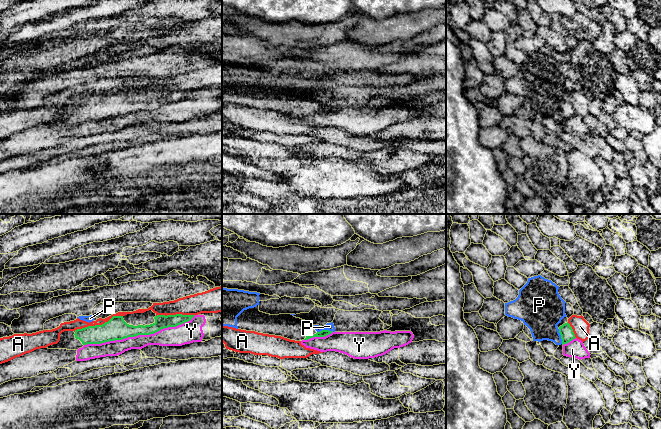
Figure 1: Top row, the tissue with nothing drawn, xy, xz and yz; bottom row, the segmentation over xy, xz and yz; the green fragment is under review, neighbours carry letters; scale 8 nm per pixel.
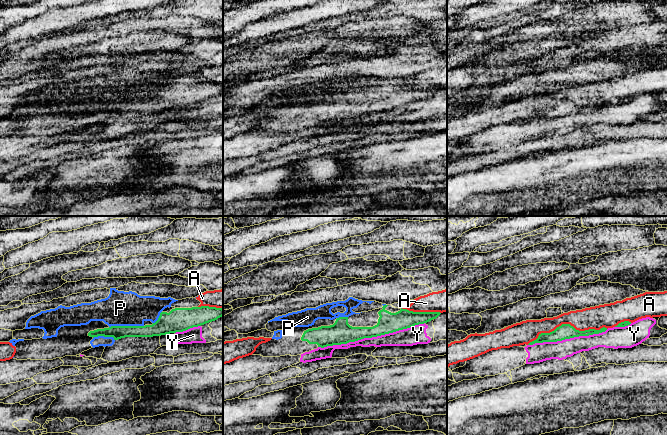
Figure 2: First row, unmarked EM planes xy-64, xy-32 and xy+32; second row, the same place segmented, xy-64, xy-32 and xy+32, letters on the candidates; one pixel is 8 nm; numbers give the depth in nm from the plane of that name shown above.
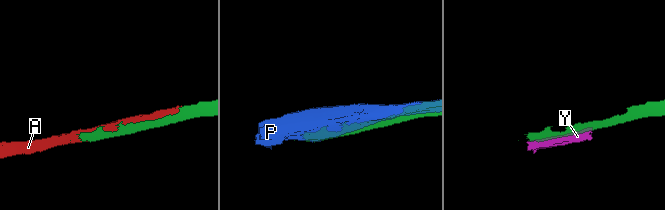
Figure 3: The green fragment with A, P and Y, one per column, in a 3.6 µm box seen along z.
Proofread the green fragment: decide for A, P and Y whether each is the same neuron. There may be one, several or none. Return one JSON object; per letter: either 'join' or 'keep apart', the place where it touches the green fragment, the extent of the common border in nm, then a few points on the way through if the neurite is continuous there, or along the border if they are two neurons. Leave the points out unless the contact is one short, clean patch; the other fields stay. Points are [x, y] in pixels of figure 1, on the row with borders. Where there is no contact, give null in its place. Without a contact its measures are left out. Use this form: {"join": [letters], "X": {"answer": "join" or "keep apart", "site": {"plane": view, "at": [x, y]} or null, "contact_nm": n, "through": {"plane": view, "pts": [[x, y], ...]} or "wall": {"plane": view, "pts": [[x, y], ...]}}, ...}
{"join": [], "A": {"answer": "keep apart", "site": {"plane": "xy", "at": [98, 325]}, "contact_nm": 420}, "P": {"answer": "keep apart", "site": {"plane": "xz", "at": [325, 330]}, "contact_nm": 140}, "Y": {"answer": "keep apart", "site": {"plane": "xy", "at": [139, 334]}, "contact_nm": 950}}

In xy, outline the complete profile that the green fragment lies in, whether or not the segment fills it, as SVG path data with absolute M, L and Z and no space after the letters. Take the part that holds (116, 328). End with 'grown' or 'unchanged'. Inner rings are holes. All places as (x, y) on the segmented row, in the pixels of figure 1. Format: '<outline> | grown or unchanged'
M152 310L144 313L113 316L102 325L88 326L75 331L64 331L57 344L48 349L78 350L87 344L101 344L138 335L154 334L161 329L176 327L190 321L195 315L157 315Z | grown

